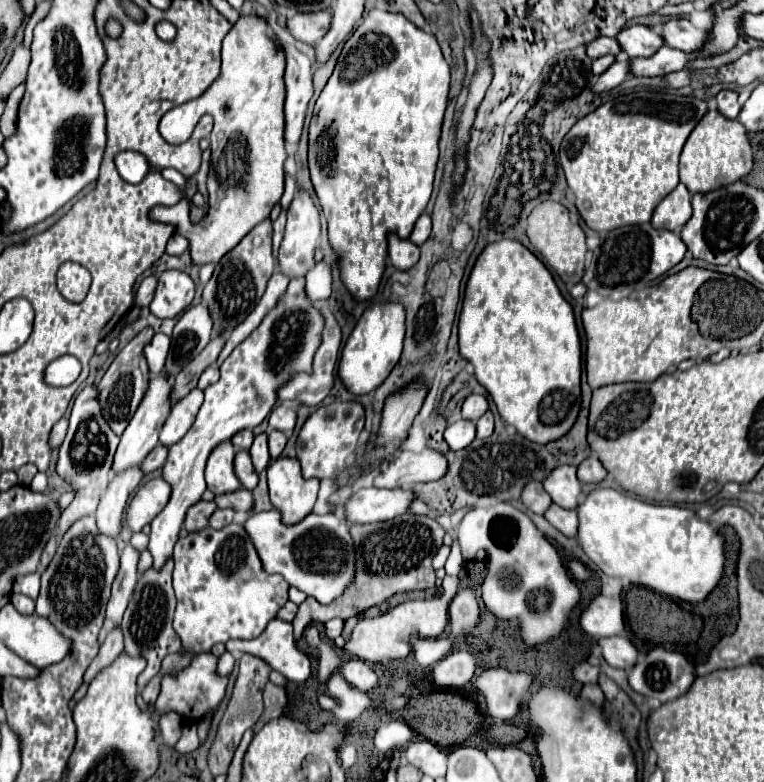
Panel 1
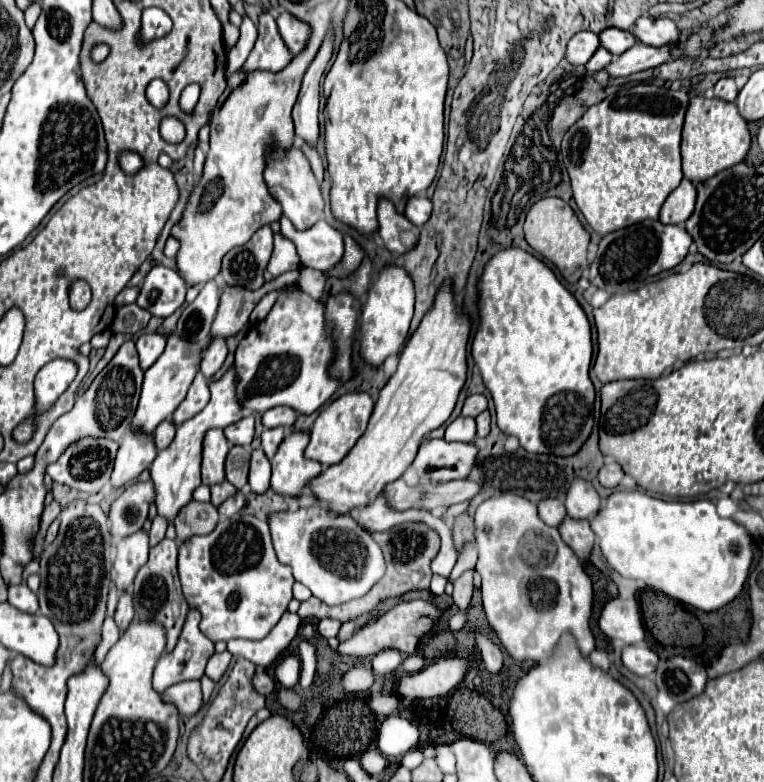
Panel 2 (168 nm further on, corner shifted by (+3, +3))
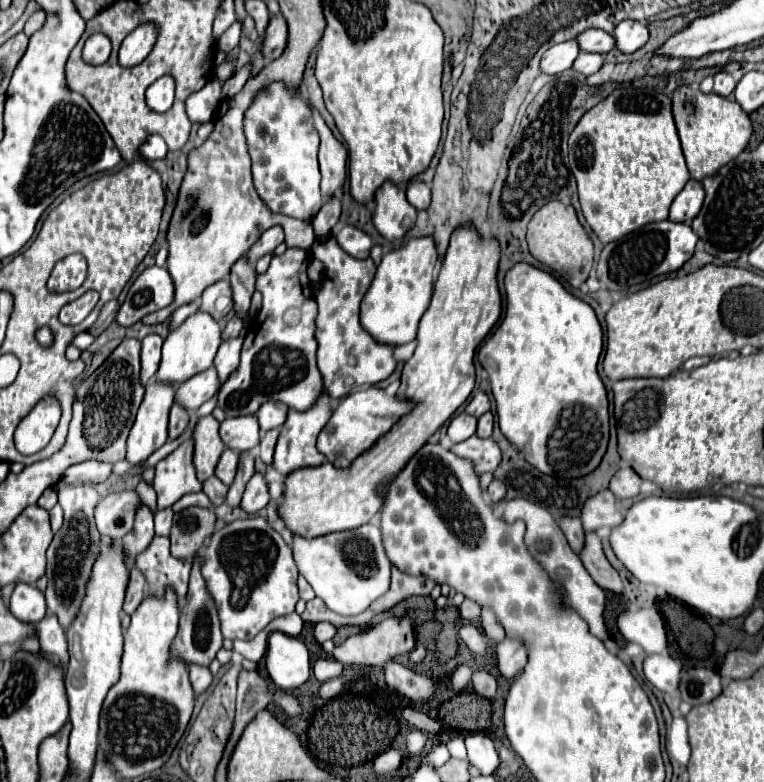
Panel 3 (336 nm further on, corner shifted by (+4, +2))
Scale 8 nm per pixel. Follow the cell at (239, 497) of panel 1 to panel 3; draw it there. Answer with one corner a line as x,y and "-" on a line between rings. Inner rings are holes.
209,477
203,481
203,493
213,501
213,505
221,505
225,503
225,495
227,495
227,485
223,485
217,477

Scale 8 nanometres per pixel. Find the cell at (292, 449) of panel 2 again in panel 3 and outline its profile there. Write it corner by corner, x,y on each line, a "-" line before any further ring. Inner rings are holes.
323,389
321,397
315,401
315,405
307,411
295,411
295,409
289,409
287,413
287,421
281,429
281,435
277,439
277,445
275,445
275,459
273,459
273,467
285,477
287,473
299,469
299,467
309,467
309,465
321,465
325,463
325,455
317,451
315,447
315,441
317,441
317,435
319,431
325,427
325,423
331,419
331,413
333,413
333,407
331,407
331,397
329,393

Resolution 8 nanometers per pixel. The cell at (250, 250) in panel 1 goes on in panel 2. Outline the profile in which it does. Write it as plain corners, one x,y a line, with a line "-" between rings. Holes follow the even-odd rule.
262,226
254,236
238,248
232,248
224,260
220,278
226,286
258,290
264,286
264,270
272,254
272,230

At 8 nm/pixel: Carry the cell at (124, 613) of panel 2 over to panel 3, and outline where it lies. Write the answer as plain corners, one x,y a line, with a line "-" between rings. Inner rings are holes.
133,565
129,589
127,589
127,597
125,597
125,613
133,613
137,609
137,605
143,601
143,591
145,591
145,575

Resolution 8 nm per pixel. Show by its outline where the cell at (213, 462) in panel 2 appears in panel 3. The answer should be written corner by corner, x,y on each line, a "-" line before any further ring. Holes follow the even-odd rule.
213,415
199,417
193,427
193,465
197,469
197,479
205,481
213,475
215,465
225,449
219,437
219,423

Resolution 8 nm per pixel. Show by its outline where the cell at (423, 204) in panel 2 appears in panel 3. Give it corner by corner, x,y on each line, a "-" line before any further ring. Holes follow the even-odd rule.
413,181
413,183
407,187
407,199
409,199
411,205
417,207
419,211
421,211
421,209
427,209
427,207
429,207
429,201
431,201
431,189
429,189
427,183
423,183
423,181

